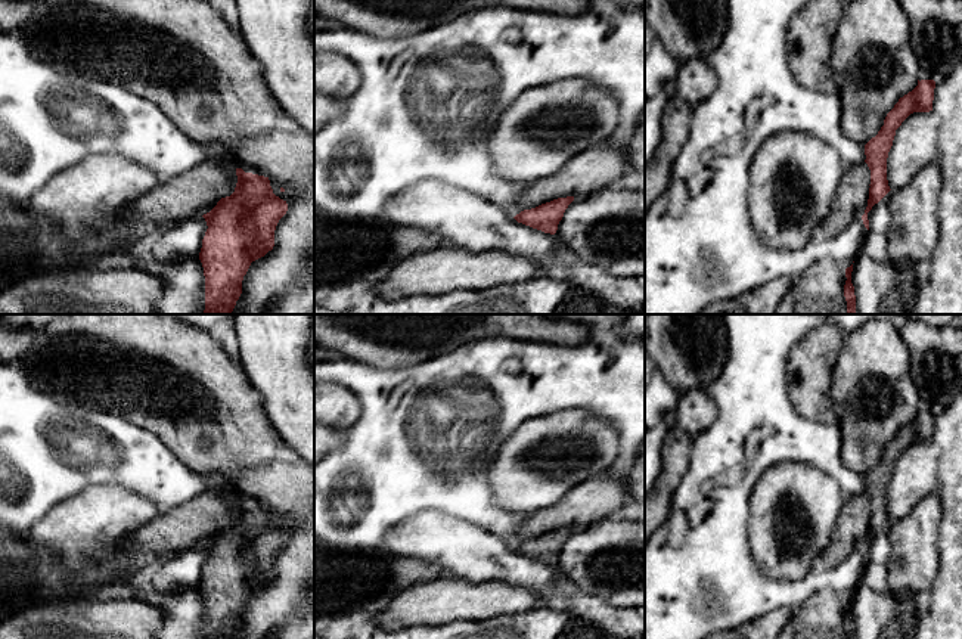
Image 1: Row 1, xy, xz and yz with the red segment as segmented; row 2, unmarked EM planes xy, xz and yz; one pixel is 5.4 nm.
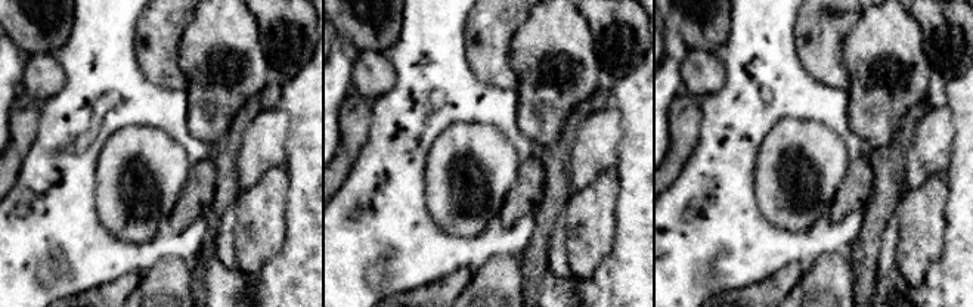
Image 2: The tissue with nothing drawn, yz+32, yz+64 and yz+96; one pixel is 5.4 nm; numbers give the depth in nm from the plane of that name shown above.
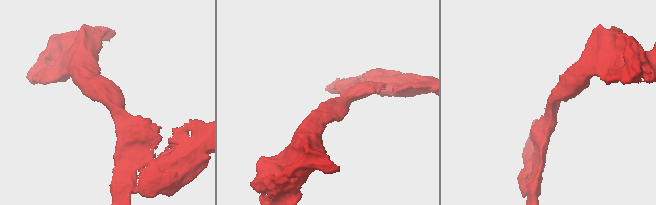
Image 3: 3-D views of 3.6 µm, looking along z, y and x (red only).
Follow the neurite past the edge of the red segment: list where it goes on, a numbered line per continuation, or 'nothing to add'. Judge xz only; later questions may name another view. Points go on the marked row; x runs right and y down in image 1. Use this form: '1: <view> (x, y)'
nothing to add

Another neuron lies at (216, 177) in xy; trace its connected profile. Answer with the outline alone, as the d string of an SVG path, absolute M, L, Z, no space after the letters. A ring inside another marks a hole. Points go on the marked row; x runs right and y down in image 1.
M215 152L195 168L159 183L155 189L143 193L137 201L128 205L124 215L131 220L139 217L143 221L165 227L190 217L202 217L210 213L221 198L230 196L235 192L238 168L242 167L229 152Z

